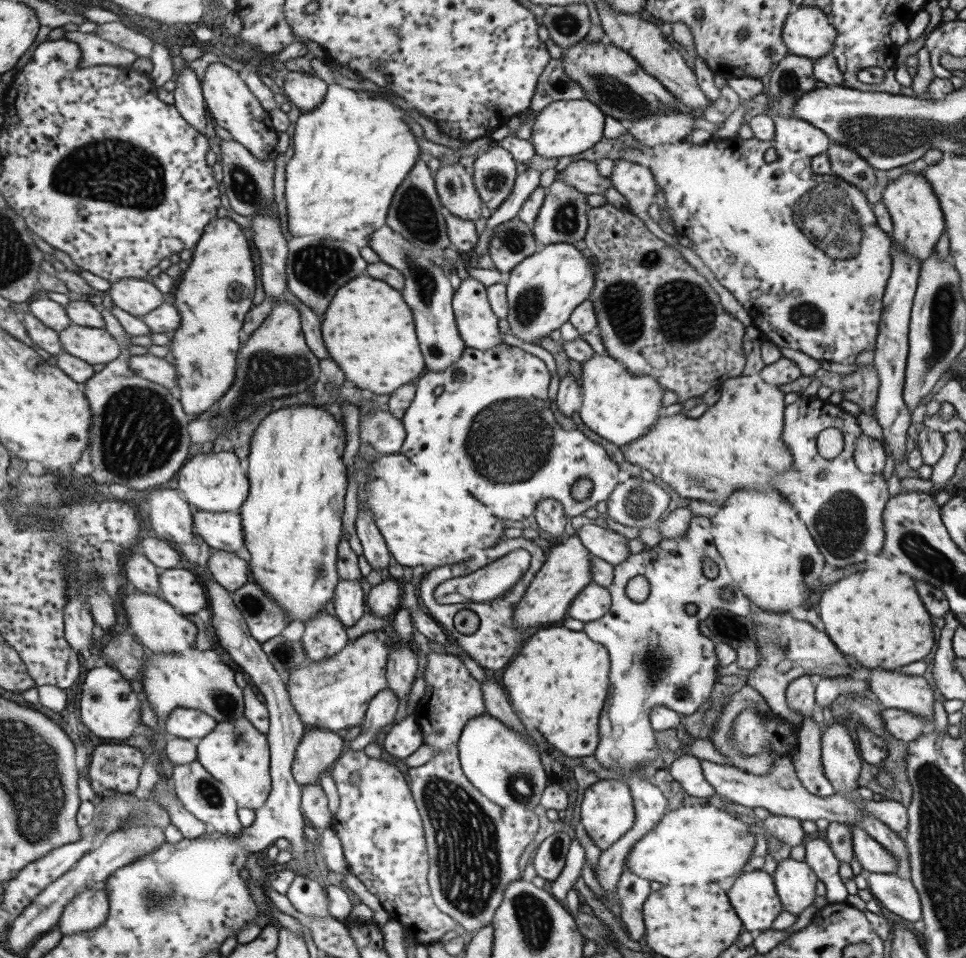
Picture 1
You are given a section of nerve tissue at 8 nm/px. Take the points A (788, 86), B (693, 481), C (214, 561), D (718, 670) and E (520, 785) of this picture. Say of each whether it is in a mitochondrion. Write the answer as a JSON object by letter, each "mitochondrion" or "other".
{"A":"mitochondrion","B":"mitochondrion","C":"other","D":"other","E":"mitochondrion"}

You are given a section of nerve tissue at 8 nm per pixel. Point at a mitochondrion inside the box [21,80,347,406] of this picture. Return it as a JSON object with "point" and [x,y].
{"point":[120,171]}

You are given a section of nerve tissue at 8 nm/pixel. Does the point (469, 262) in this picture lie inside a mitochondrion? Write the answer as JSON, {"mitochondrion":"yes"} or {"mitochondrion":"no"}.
{"mitochondrion":"no"}

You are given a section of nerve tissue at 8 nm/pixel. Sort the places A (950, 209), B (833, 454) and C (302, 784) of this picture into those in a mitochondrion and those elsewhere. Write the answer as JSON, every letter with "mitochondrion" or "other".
{"A":"other","B":"other","C":"other"}

